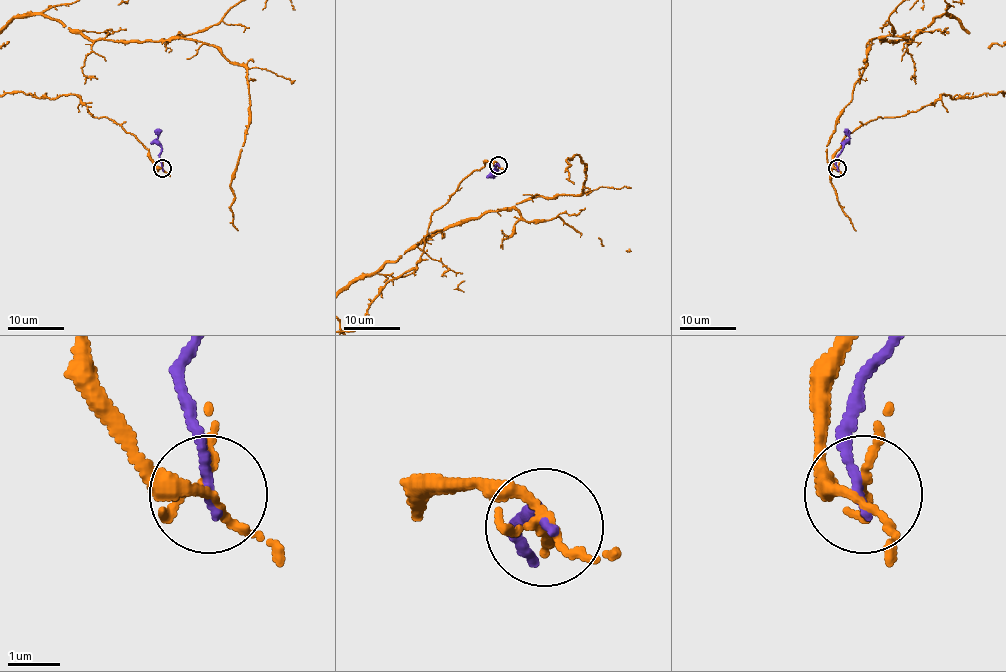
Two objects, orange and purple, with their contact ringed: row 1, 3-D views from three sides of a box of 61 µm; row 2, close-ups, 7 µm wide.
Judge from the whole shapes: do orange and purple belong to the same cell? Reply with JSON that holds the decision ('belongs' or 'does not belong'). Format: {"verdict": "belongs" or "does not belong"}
{"verdict": "does not belong"}

